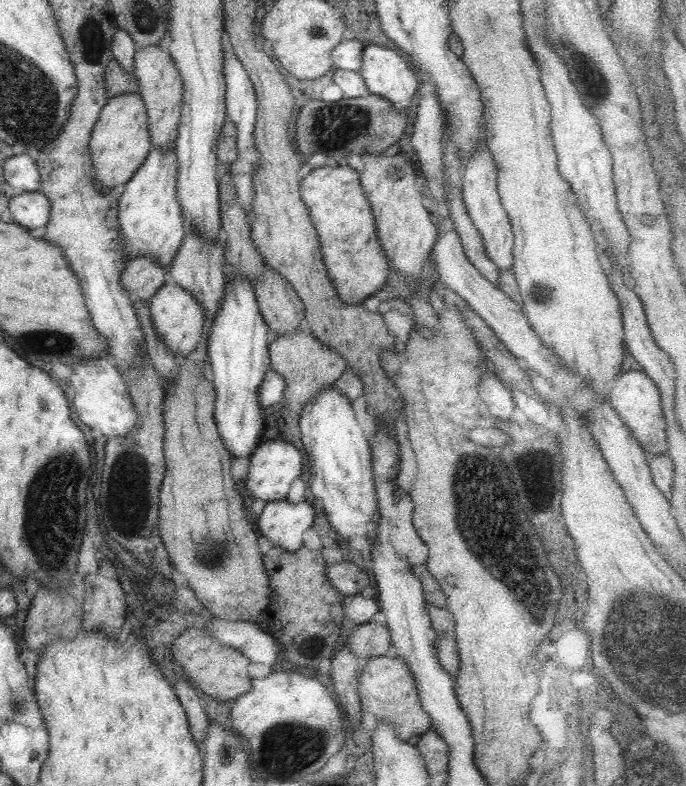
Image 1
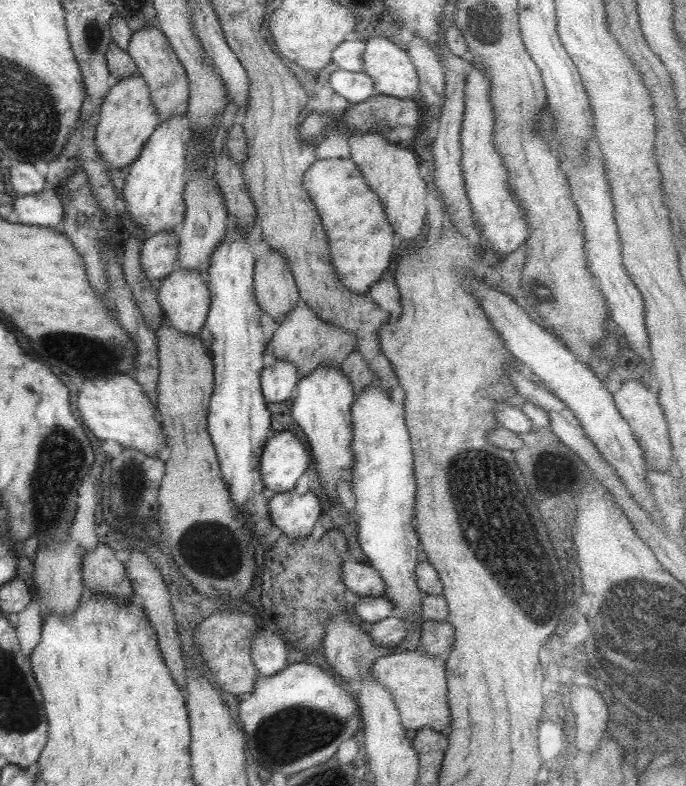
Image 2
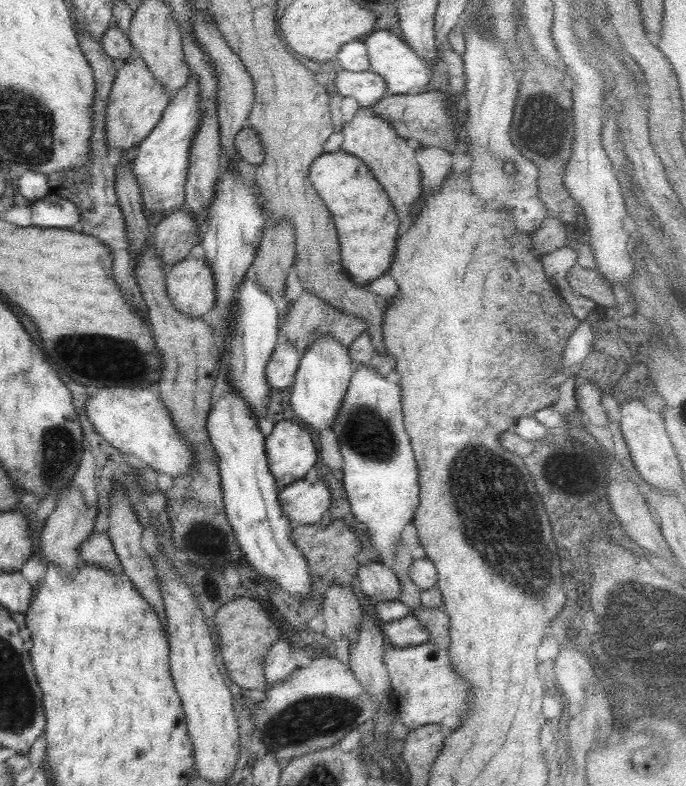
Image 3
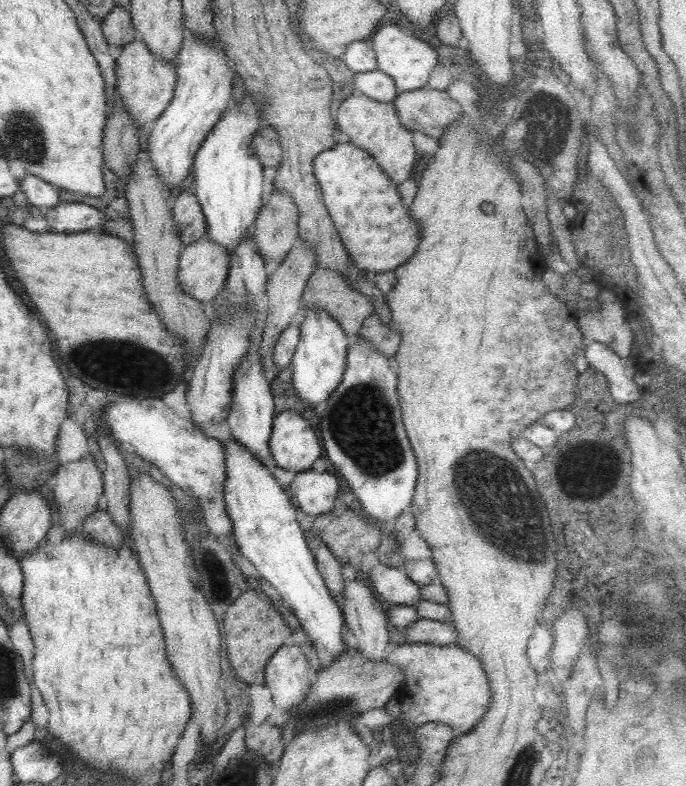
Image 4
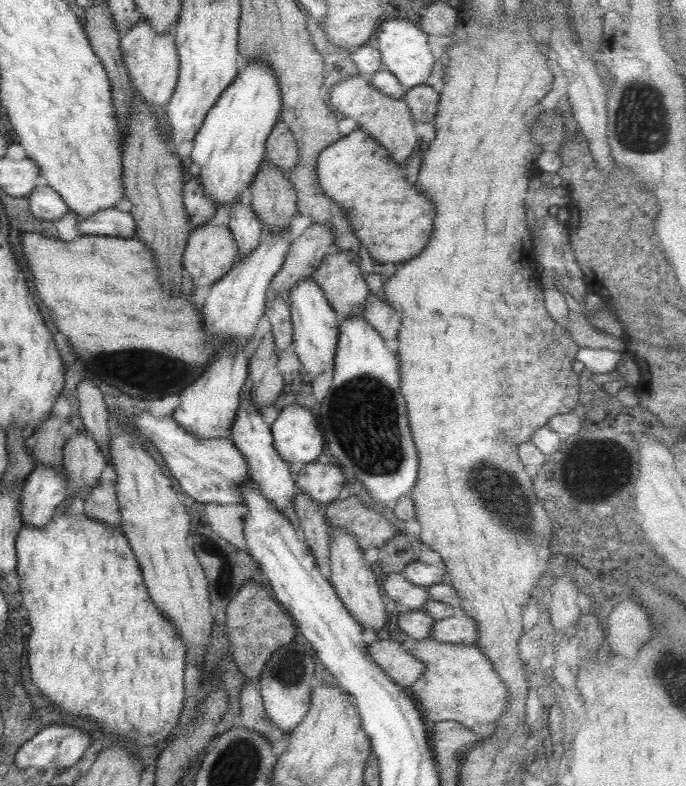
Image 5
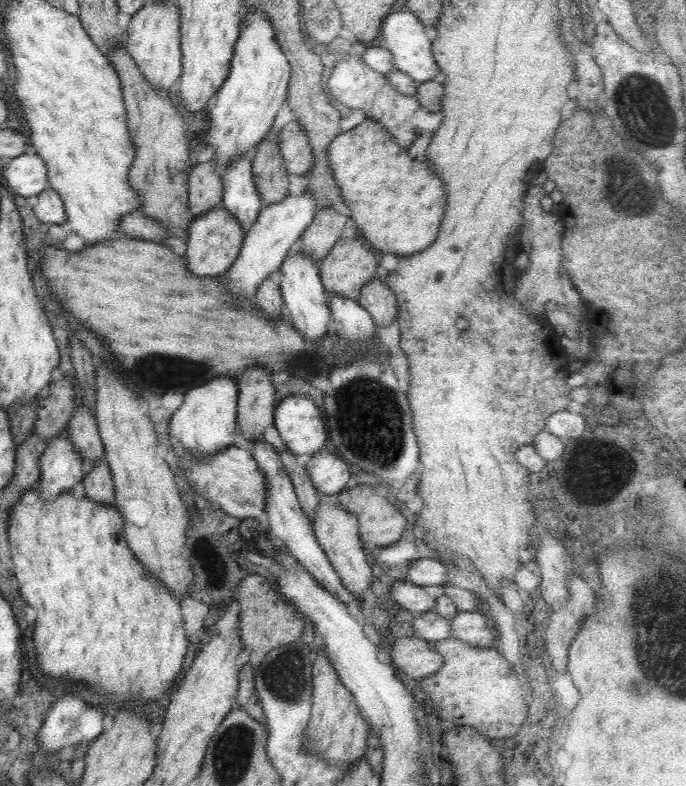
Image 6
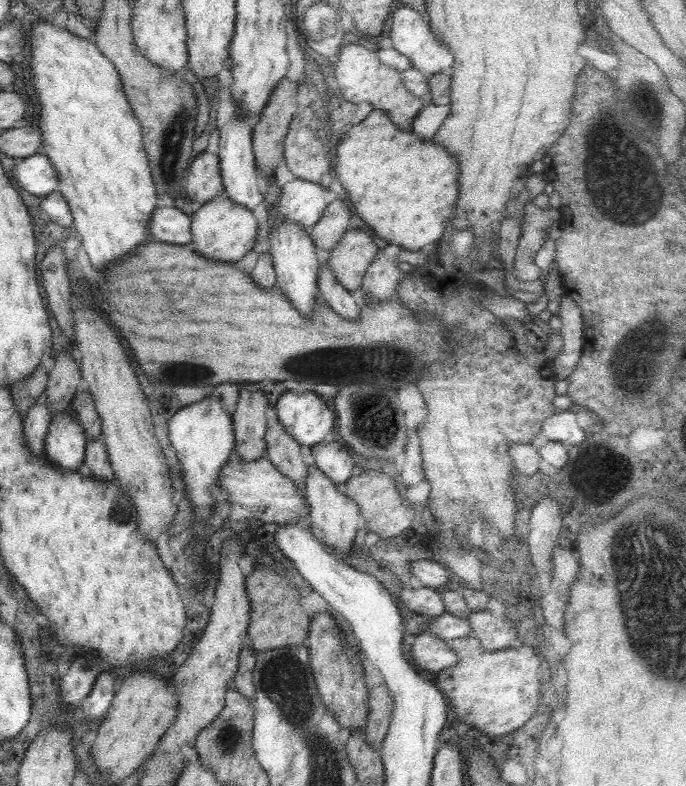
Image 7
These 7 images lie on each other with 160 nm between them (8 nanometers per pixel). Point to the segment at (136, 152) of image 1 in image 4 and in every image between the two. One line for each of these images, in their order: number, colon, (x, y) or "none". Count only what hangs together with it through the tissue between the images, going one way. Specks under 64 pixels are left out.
2: (126, 117)
3: (136, 101)
4: (144, 84)

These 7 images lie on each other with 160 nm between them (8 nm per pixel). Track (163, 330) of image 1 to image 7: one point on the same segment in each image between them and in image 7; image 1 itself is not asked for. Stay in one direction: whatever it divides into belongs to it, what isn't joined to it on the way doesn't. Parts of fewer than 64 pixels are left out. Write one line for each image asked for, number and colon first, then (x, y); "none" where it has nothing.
2: (183, 297)
3: (189, 285)
4: (202, 265)
5: (210, 251)
6: (213, 239)
7: (220, 230)

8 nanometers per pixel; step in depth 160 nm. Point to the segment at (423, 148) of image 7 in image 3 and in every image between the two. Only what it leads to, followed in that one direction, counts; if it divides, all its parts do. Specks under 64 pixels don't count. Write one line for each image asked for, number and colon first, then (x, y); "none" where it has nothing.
3: (366, 223)
4: (372, 223)
5: (391, 220)
6: (397, 203)

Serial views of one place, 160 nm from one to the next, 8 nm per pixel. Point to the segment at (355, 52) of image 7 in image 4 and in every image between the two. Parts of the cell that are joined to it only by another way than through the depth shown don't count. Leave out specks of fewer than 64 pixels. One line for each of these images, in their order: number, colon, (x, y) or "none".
4: (372, 126)
5: (387, 121)
6: (352, 84)

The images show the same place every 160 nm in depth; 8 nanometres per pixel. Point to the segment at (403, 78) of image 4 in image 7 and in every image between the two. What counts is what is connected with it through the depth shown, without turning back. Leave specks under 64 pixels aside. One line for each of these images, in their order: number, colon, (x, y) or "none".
5: (404, 52)
6: (409, 43)
7: (410, 34)

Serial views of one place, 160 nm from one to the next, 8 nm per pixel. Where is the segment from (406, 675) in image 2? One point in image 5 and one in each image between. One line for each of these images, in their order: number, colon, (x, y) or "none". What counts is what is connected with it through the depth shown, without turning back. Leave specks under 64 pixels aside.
3: (424, 689)
4: (440, 684)
5: (457, 683)

